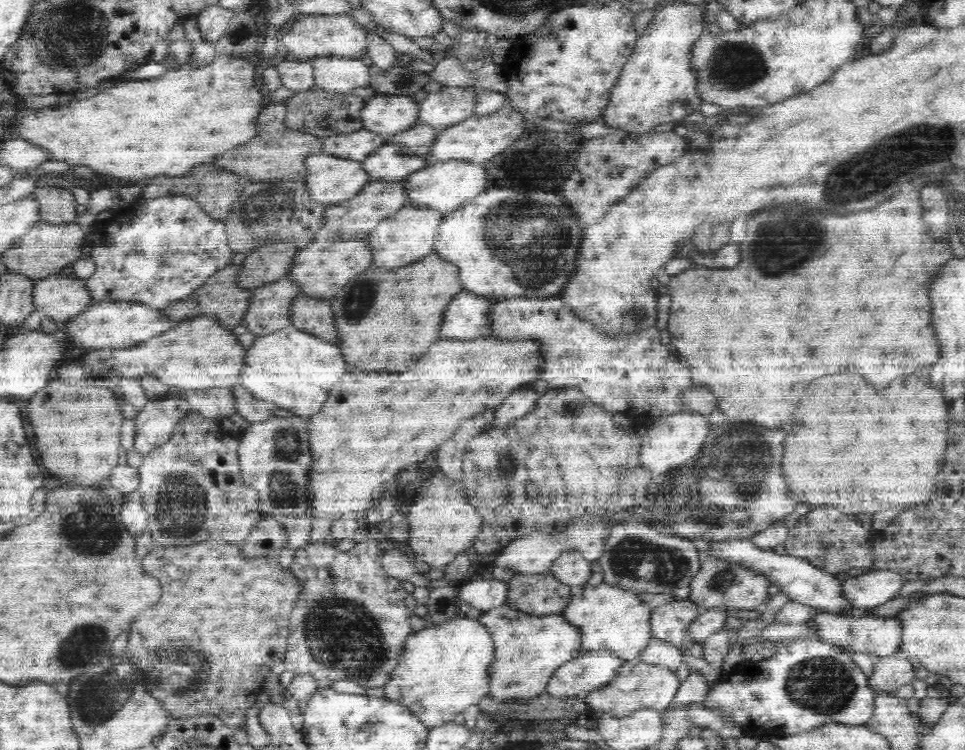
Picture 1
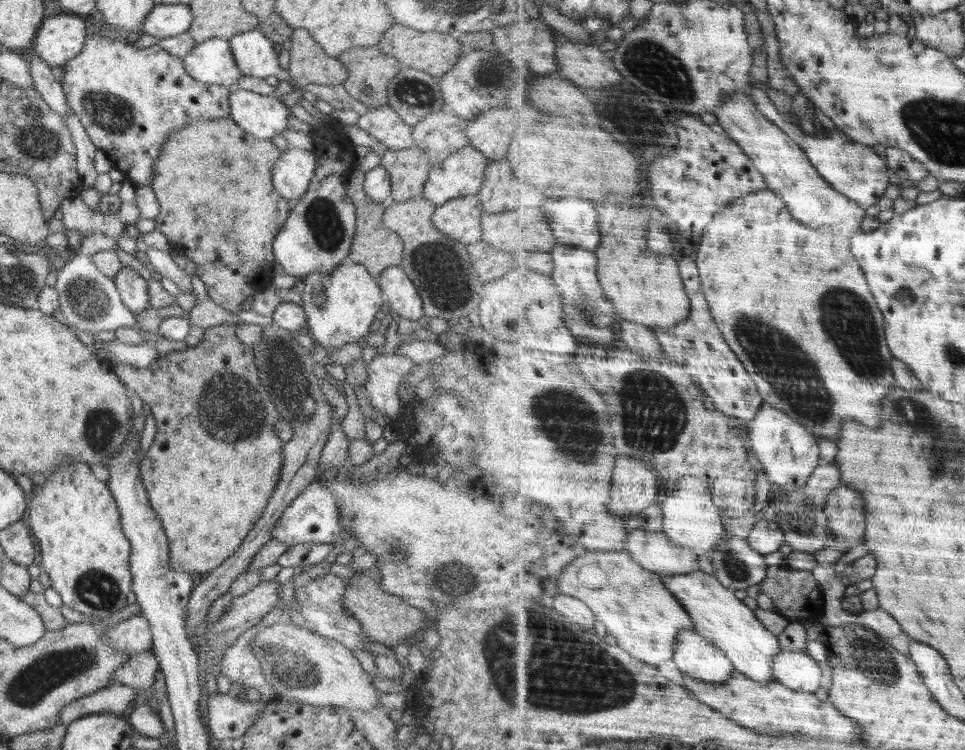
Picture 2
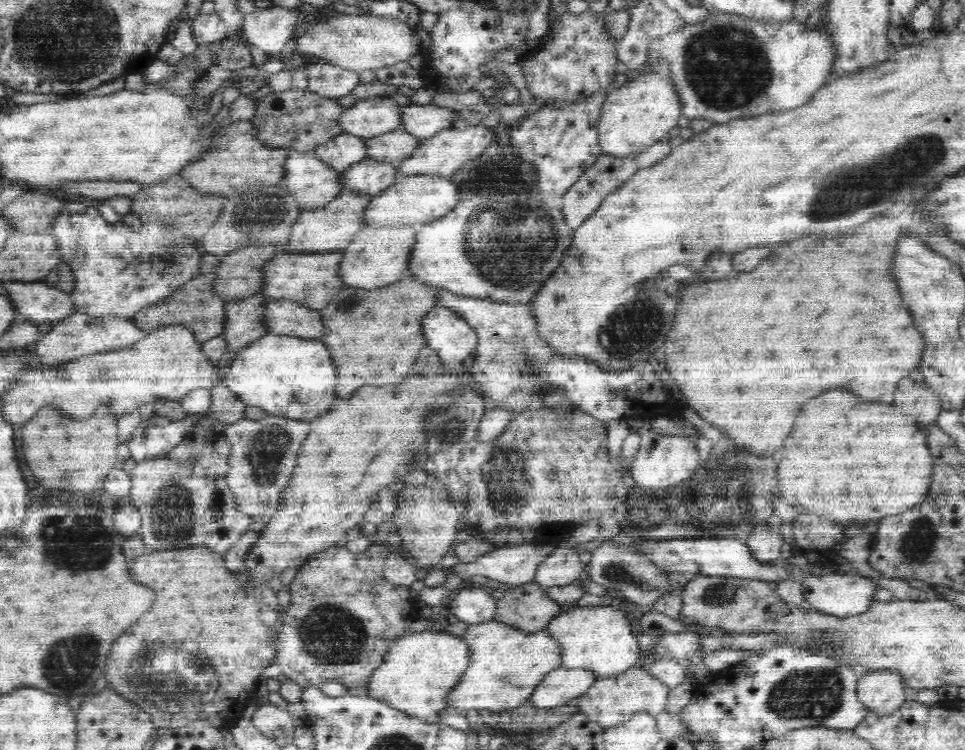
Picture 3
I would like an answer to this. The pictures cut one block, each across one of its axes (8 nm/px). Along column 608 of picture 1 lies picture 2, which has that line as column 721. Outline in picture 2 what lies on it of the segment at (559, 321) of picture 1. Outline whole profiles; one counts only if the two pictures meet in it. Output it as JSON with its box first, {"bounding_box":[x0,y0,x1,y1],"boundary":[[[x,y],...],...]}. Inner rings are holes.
{"bounding_box":[654,255,765,423],"boundary":[[[696,255],[684,257],[680,265],[686,288],[693,299],[693,312],[682,324],[672,329],[654,328],[666,351],[666,358],[673,363],[684,364],[690,370],[690,374],[698,378],[698,384],[702,386],[702,390],[706,390],[706,394],[716,402],[718,410],[752,423],[761,412],[760,407],[762,408],[762,404],[765,403],[758,389],[757,380],[752,380],[752,375],[746,369],[745,363],[726,340],[713,315]]]}

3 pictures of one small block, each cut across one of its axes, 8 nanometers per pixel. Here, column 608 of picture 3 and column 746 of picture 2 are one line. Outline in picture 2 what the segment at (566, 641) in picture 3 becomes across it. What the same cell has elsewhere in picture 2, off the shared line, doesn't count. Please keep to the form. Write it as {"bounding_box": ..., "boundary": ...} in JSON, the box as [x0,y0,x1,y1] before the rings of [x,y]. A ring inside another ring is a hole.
{"bounding_box":[664,571,784,683],"boundary":[[[694,571],[688,574],[664,575],[665,585],[681,599],[686,610],[692,614],[697,625],[697,631],[708,642],[726,652],[735,667],[742,674],[761,683],[777,681],[776,665],[777,654],[784,648],[780,640],[758,620],[756,612],[746,606],[735,591],[726,586],[716,575],[704,571]]]}

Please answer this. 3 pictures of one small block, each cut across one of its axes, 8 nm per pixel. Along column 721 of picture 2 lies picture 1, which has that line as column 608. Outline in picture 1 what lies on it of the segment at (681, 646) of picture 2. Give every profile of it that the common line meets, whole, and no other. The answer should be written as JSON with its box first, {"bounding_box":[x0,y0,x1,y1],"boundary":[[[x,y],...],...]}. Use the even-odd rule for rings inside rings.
{"bounding_box":[546,649,627,701],"boundary":[[[590,649],[582,650],[576,657],[562,664],[554,676],[550,679],[550,682],[546,689],[550,691],[556,697],[563,696],[577,696],[584,701],[589,696],[590,692],[608,684],[611,680],[614,680],[614,676],[618,674],[618,668],[627,661],[620,655],[616,655],[616,652],[608,649]]]}

